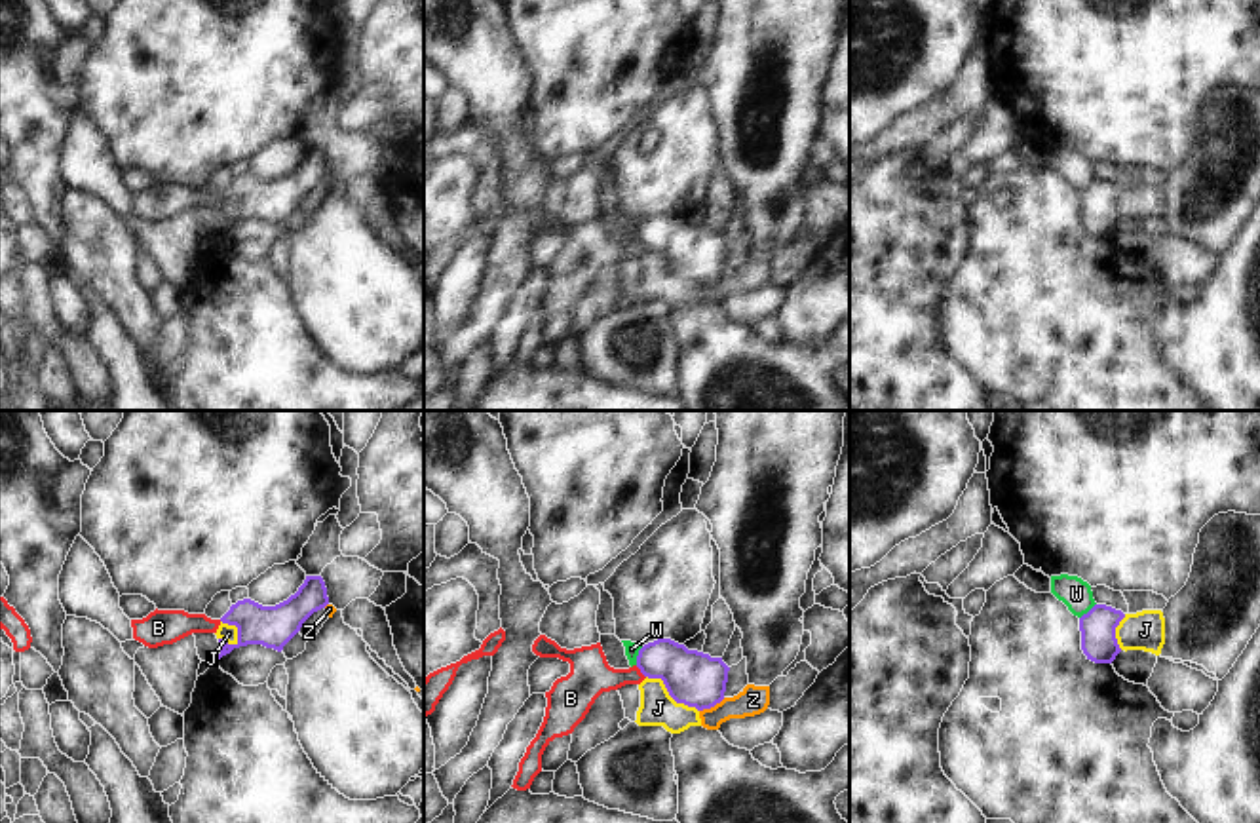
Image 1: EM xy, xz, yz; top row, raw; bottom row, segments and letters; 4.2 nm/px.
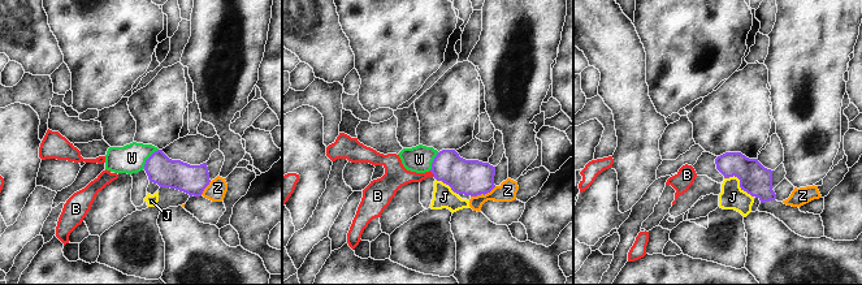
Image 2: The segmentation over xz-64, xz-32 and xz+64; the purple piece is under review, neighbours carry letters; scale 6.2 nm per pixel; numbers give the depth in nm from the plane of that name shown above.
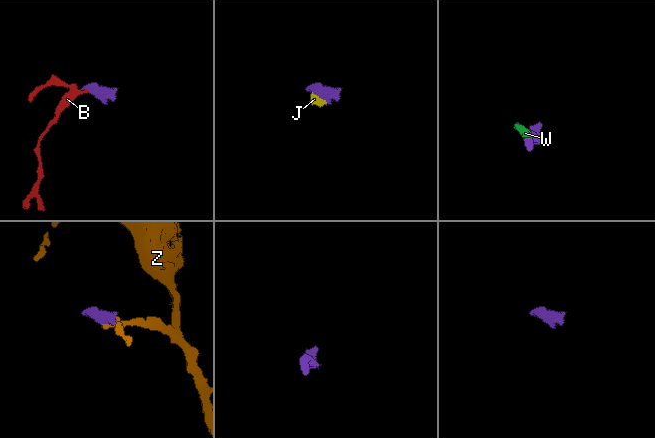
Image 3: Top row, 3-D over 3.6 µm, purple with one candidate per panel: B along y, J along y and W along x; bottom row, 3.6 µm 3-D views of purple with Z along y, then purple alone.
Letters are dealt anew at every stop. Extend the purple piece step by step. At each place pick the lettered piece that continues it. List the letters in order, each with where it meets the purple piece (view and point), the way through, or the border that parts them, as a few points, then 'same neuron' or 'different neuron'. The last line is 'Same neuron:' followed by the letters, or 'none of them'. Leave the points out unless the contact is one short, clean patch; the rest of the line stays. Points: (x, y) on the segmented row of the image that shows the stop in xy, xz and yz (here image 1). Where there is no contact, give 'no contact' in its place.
B: meets purple in xz at (641, 671); border along xz (635, 666), (645, 677); different neuron
J: meets purple in xz at (669, 694); border along xz (647, 675), (658, 677), (677, 702), (698, 711); different neuron
W: meets purple in xz at (637, 656); border along xz (643, 647), (635, 664); different neuron
Z: meets purple in xz at (711, 706); border along xz (725, 698), (700, 711); different neuron
Same neuron: none of them

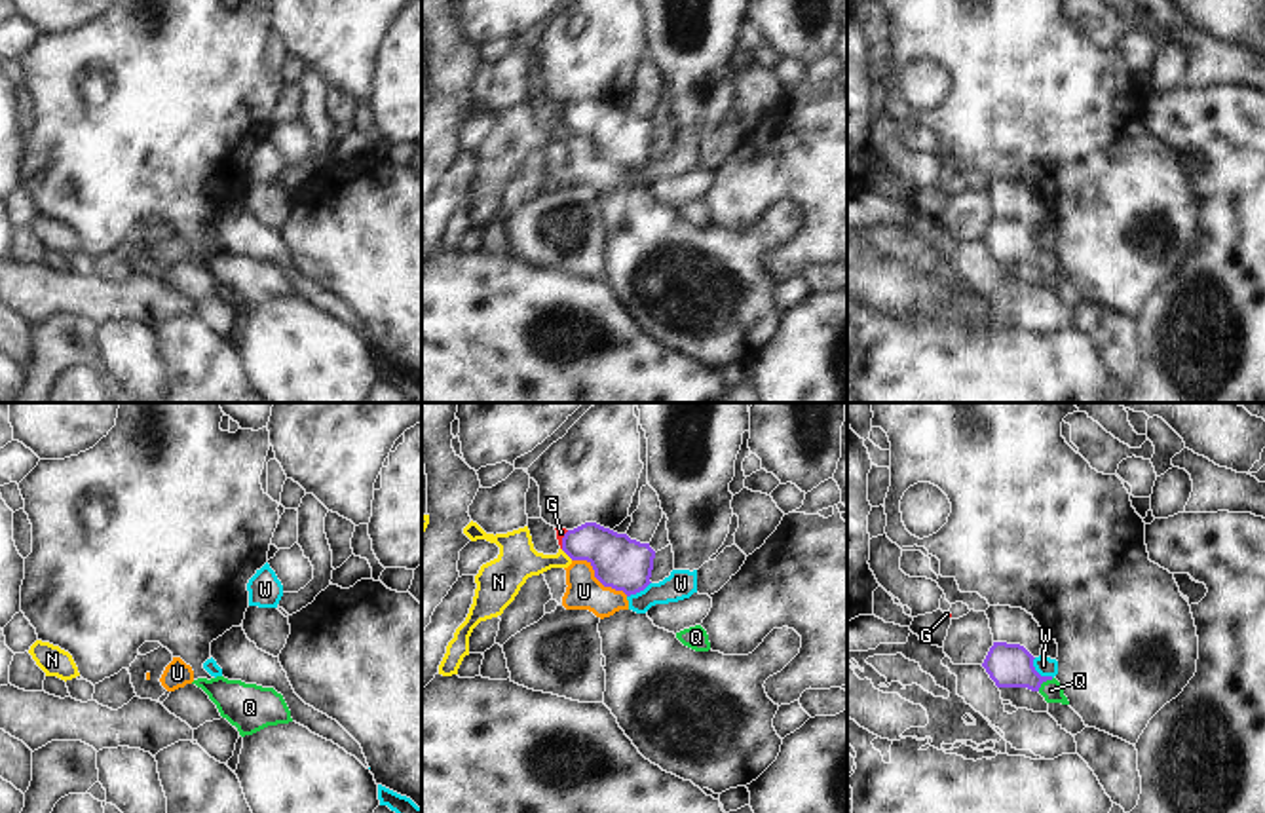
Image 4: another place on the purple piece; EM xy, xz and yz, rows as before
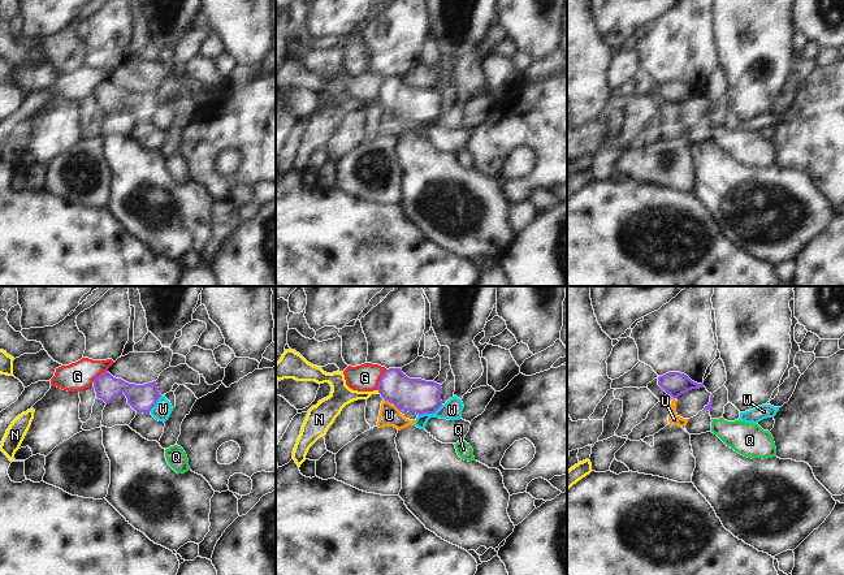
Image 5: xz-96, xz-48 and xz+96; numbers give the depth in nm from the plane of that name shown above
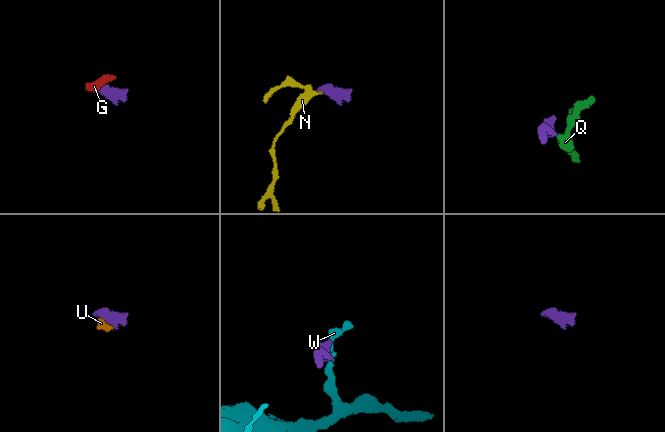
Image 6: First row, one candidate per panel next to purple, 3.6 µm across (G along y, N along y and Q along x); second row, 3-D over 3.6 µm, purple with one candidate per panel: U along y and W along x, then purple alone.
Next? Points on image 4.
G: meets purple in xz at (563, 540); border along xz (568, 530), (561, 548); different neuron
N: meets purple in xz at (566, 553); border along xz (561, 549), (572, 559); different neuron
Q: meets purple in yz at (1043, 680); runs through yz (1009, 665), (1034, 680), (1043, 680), (1051, 690); same neuron
U: meets purple in xz at (597, 578); border along xz (572, 559), (584, 559), (604, 586), (622, 589), (627, 595); different neuron
W: meets purple in yz at (1038, 673); border along yz (1032, 660), (1032, 665), (1041, 675), (1053, 677); different neuron
Same neuron: Q

